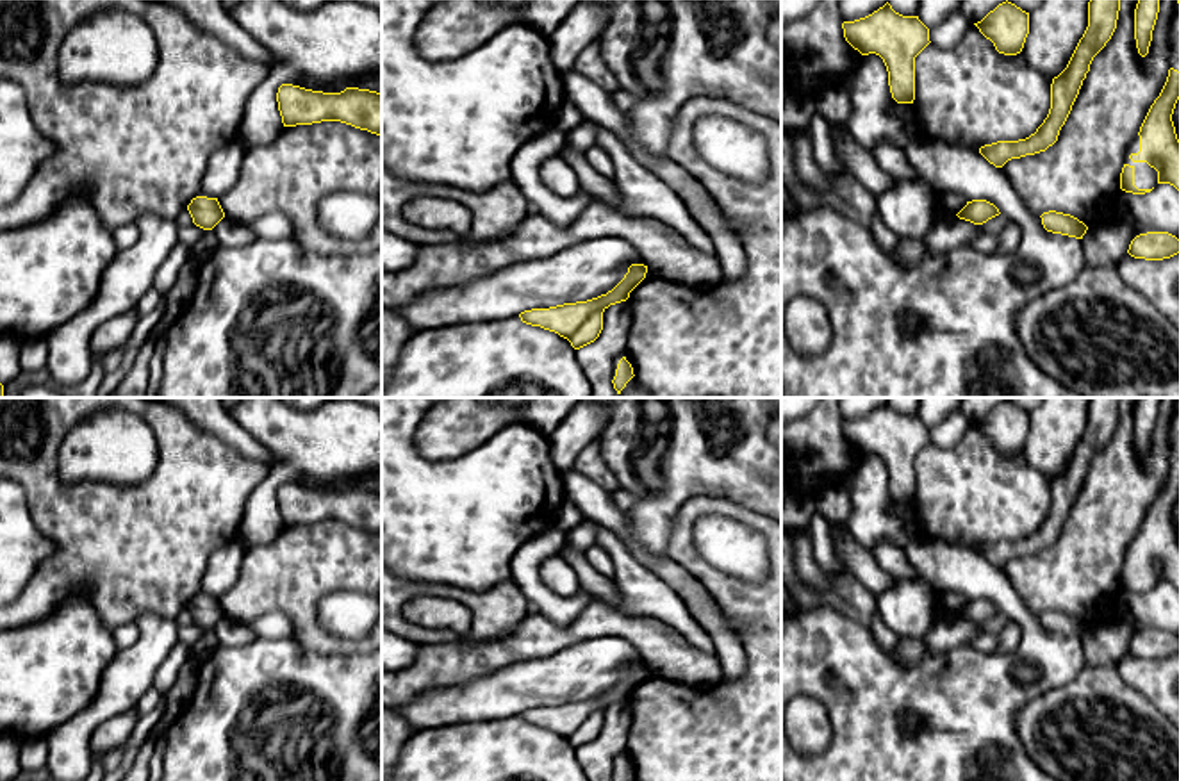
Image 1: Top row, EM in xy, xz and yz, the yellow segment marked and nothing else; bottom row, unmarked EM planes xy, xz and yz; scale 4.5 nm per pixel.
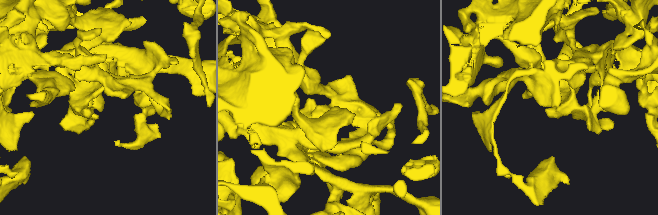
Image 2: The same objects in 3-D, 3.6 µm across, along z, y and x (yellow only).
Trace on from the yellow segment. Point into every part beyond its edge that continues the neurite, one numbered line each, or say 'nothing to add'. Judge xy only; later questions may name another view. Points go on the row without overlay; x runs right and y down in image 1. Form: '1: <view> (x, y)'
nothing to add

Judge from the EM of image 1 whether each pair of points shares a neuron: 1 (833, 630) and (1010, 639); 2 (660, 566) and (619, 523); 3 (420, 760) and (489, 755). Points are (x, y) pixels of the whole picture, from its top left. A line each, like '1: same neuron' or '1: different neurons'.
1: different neurons
2: same neuron
3: same neuron

